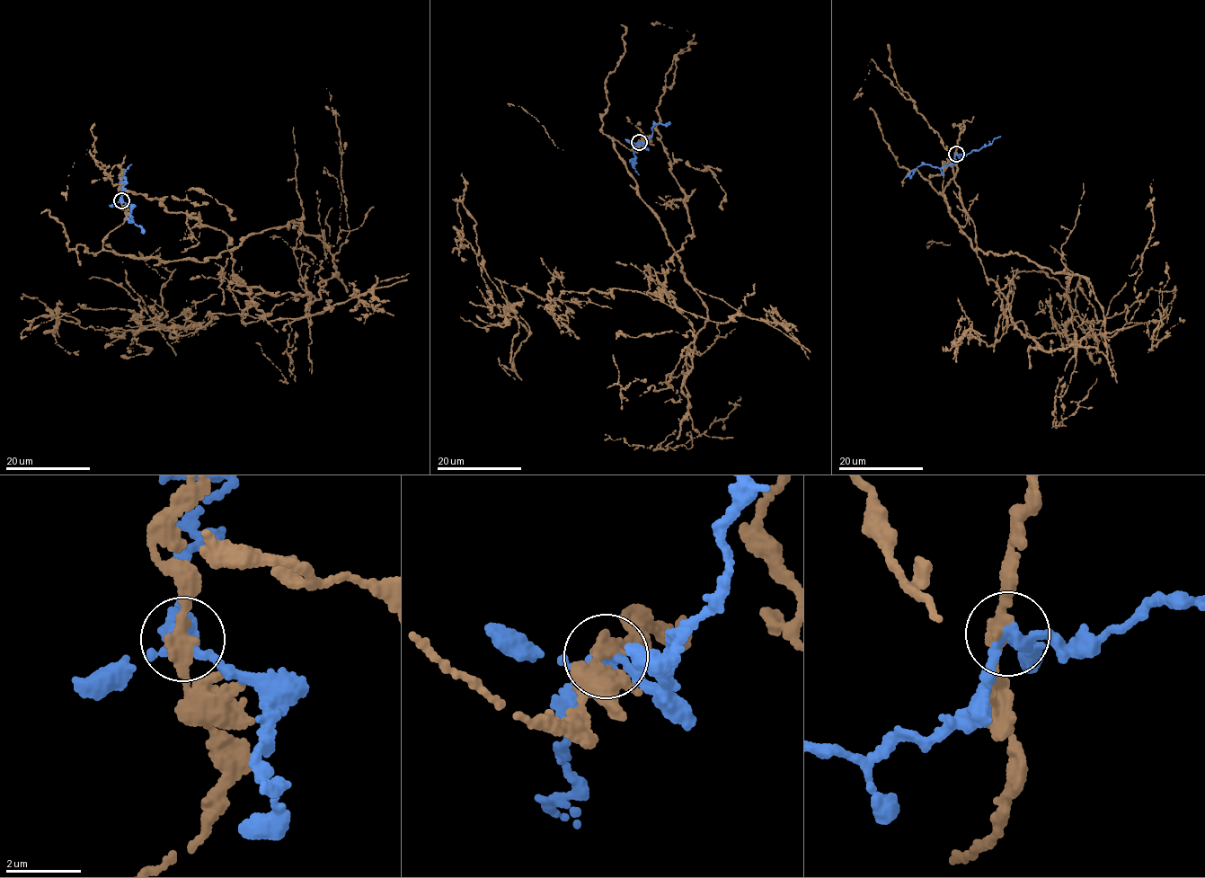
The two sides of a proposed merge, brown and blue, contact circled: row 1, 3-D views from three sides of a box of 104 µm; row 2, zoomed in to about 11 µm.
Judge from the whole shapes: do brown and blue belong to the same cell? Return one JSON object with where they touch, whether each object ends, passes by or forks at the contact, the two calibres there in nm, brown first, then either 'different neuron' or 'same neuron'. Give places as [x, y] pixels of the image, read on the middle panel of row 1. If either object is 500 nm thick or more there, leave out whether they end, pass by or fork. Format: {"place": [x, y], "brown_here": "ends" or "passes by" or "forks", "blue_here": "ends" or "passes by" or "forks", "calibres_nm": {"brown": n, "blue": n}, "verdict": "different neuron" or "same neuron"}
{"place": [639, 142], "brown_here": "passes by", "blue_here": "forks", "calibres_nm": {"brown": 360, "blue": 280}, "verdict": "different neuron"}

